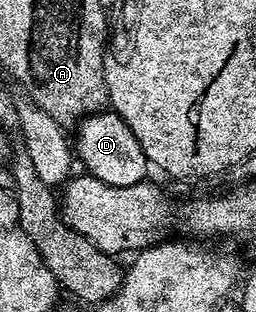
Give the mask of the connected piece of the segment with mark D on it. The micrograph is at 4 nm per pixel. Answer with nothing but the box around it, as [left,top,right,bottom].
[76,110,147,185]

